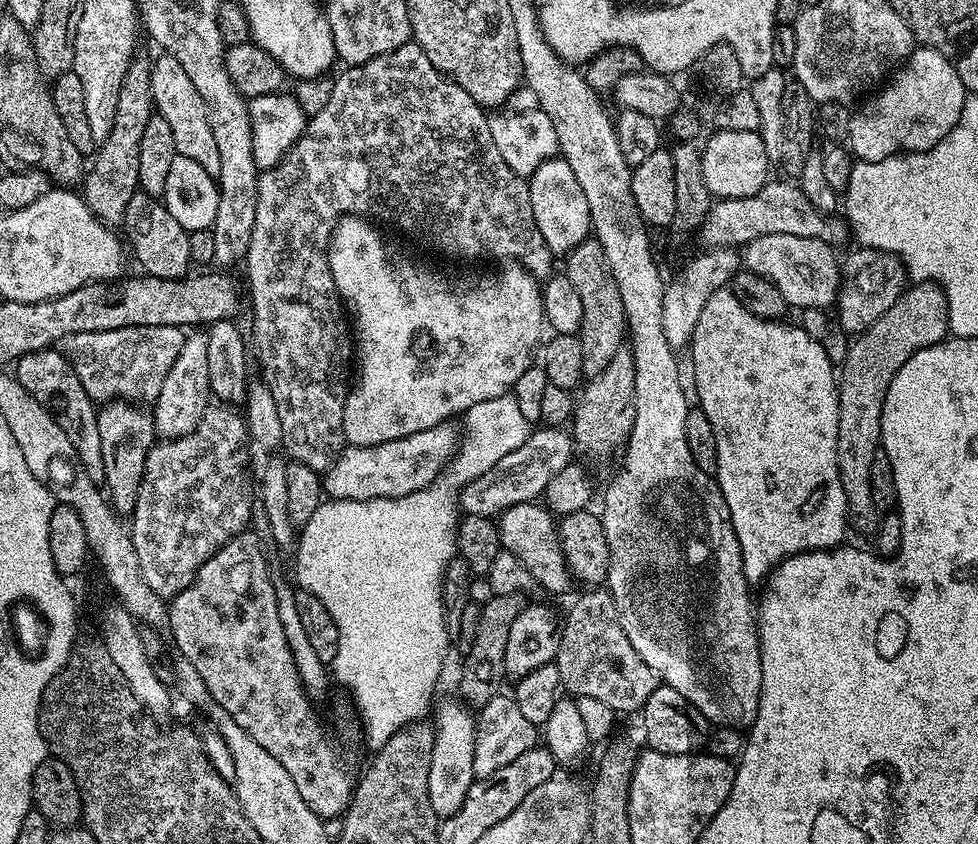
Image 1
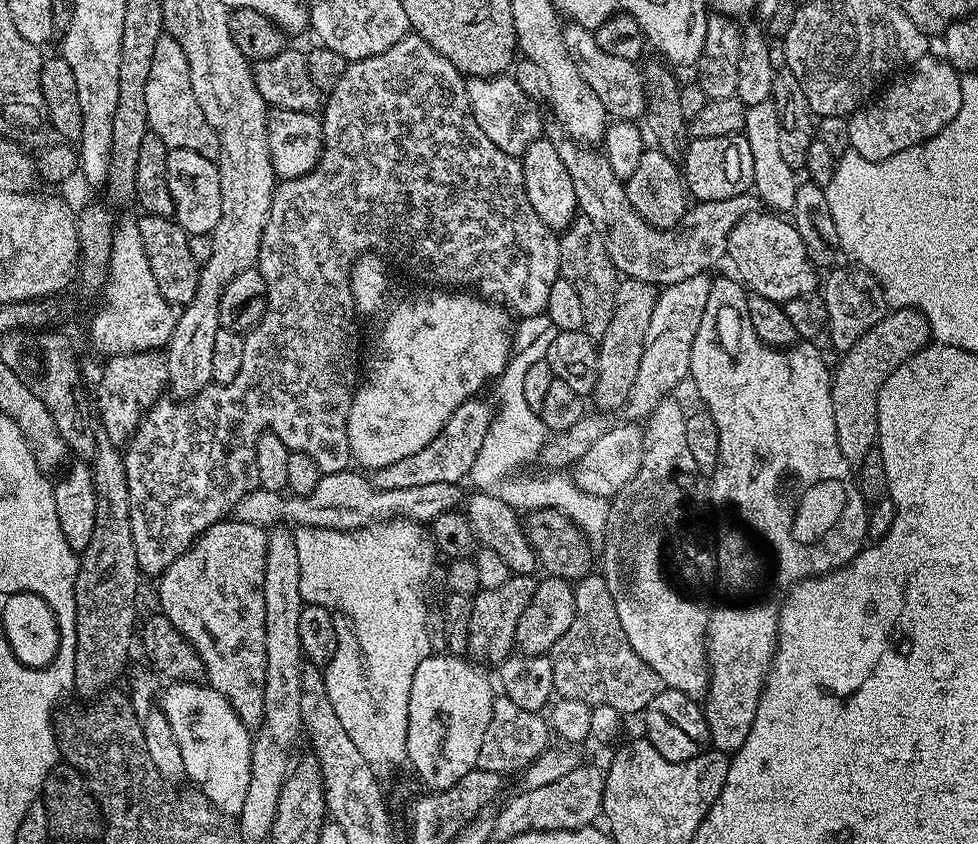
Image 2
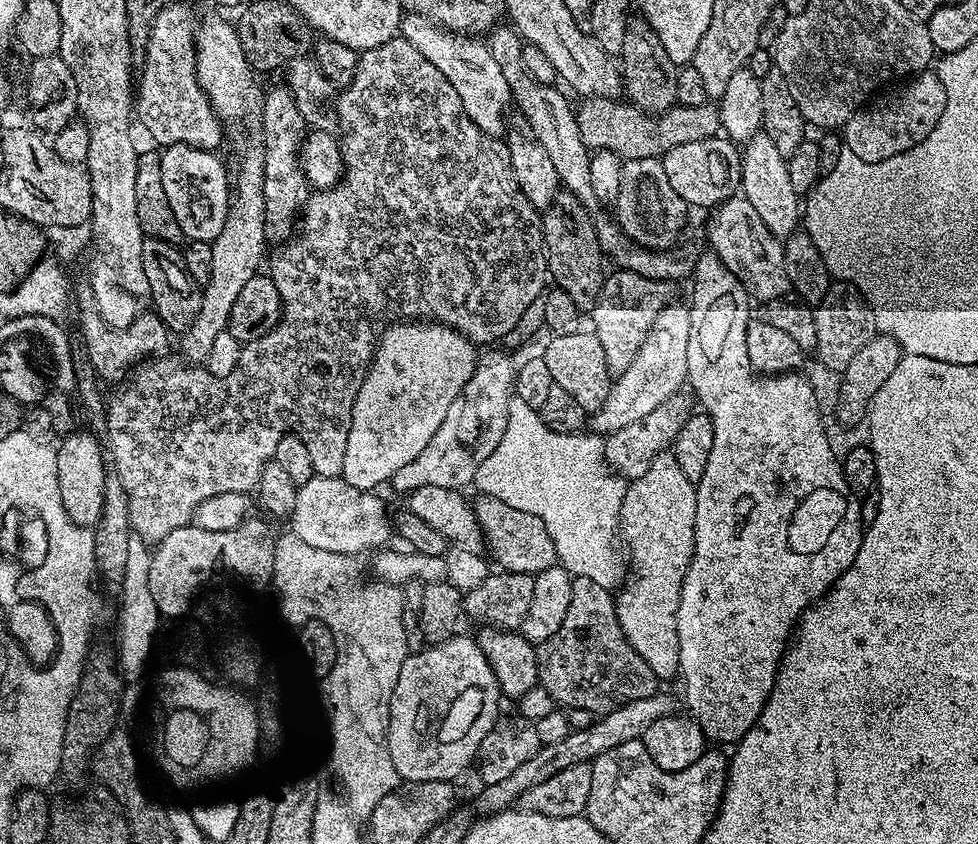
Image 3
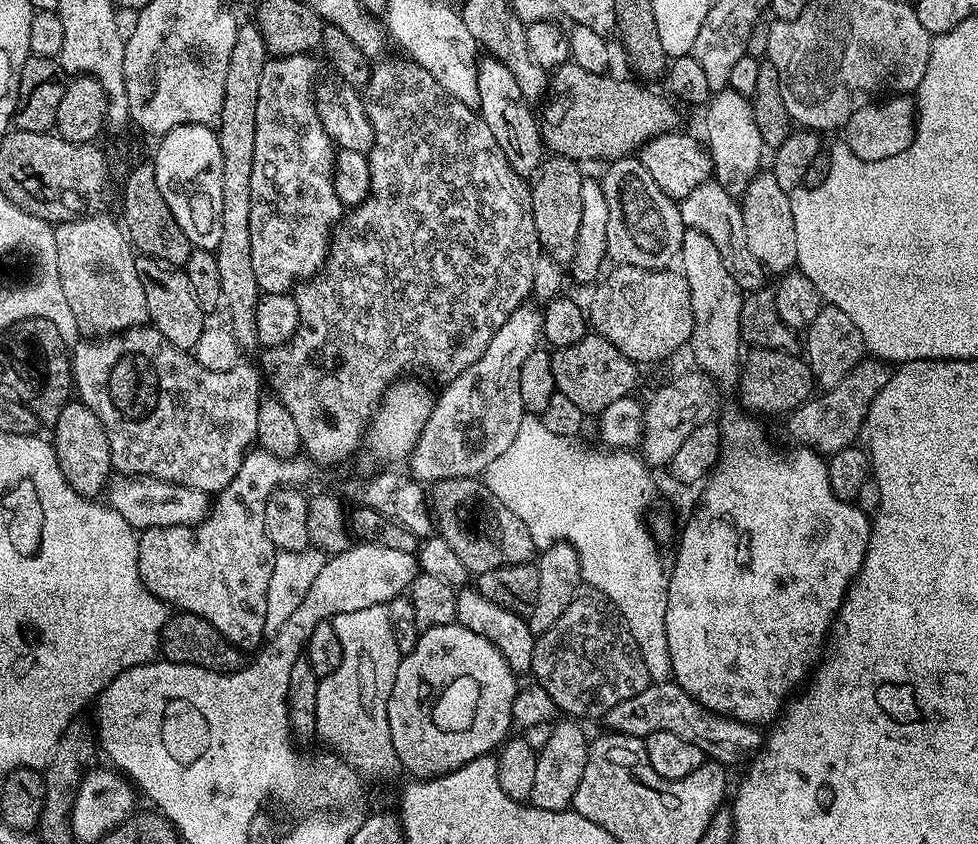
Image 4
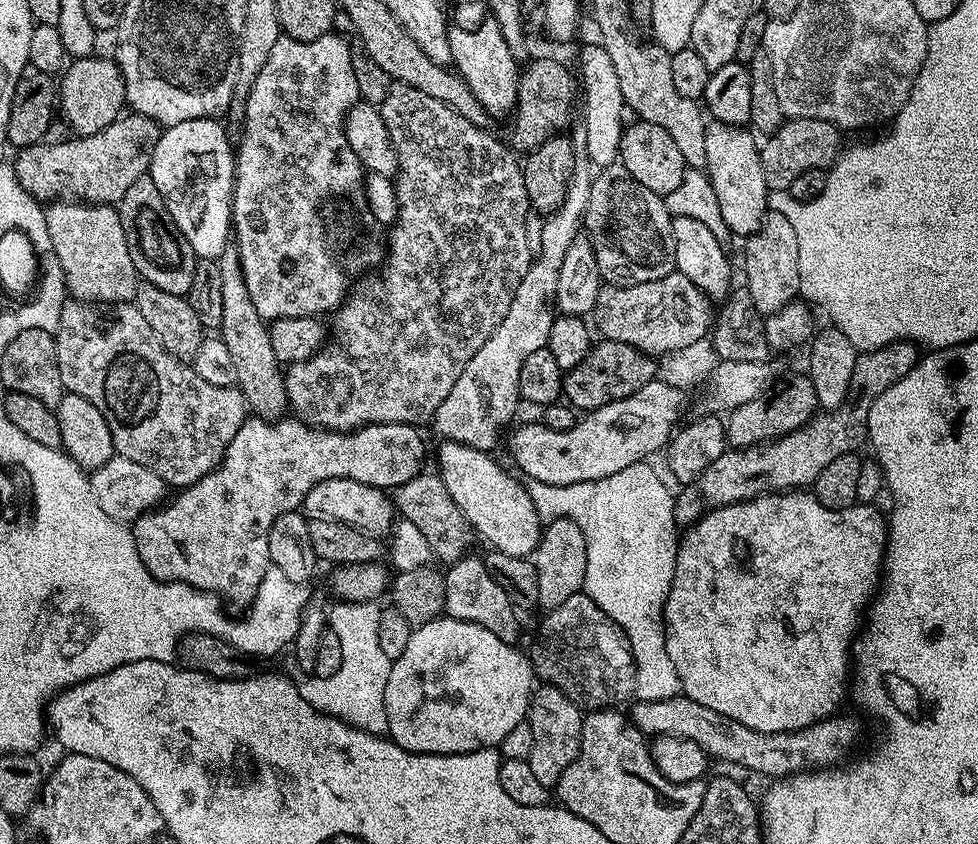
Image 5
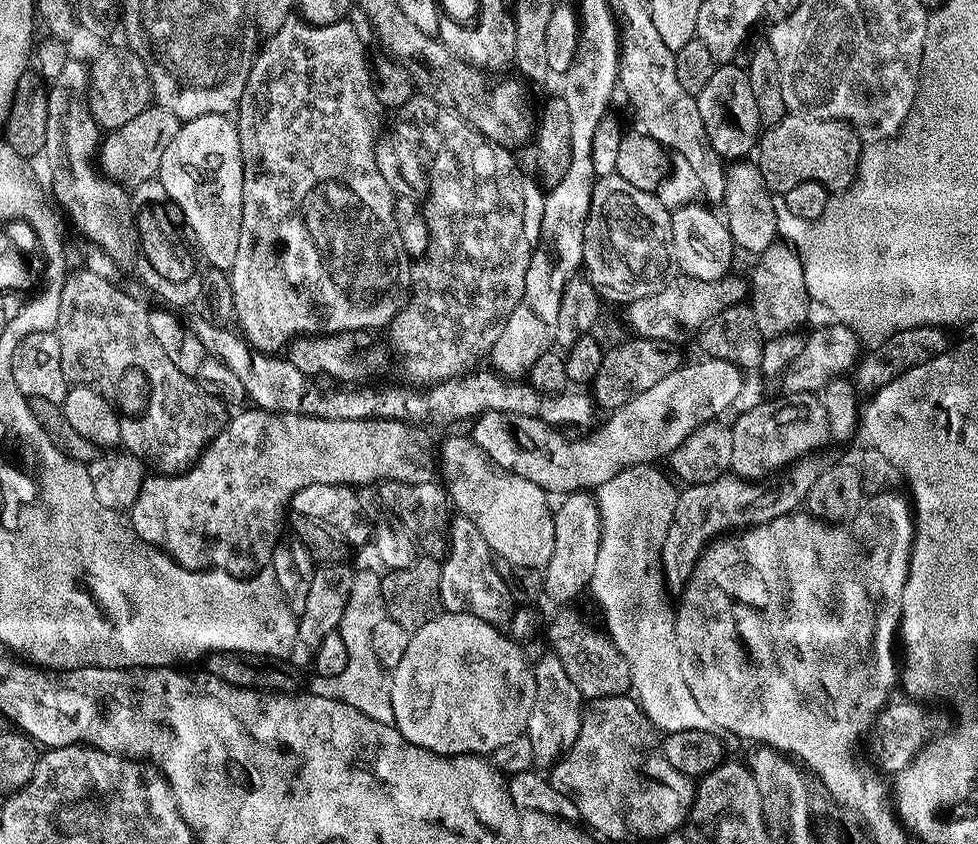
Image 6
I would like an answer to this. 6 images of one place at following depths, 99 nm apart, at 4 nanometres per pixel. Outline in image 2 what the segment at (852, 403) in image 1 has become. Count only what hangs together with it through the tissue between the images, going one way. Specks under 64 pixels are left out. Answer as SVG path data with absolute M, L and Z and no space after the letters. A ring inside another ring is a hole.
M898 308L885 314L848 352L839 357L840 365L837 368L835 365L832 377L832 405L838 434L837 447L845 461L862 461L868 452L877 447L878 394L886 378L890 378L890 374L894 374L902 362L919 352L929 340L928 323L924 315L915 308Z

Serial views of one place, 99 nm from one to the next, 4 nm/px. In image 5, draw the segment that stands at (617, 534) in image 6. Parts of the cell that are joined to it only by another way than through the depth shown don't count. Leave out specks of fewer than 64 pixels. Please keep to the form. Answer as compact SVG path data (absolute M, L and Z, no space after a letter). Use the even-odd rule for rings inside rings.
M641 462L601 480L570 486L555 488L549 484L533 483L530 493L541 521L573 520L584 532L588 565L582 591L623 630L624 637L628 639L636 663L636 696L641 700L665 700L682 692L678 670L674 670L674 662L670 662L670 654L666 654L664 633L664 607L674 578L678 525L674 518L676 502L673 489L664 485L663 478L650 465Z

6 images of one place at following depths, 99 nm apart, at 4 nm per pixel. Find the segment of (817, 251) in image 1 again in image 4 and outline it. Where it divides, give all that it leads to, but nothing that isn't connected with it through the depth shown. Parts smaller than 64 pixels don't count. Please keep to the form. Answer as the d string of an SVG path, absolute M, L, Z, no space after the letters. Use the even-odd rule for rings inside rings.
M710 179L702 186L690 190L690 194L686 194L686 198L679 201L679 206L685 229L698 230L706 234L710 242L714 242L718 254L722 254L722 262L726 262L726 270L730 270L734 282L741 290L749 293L765 287L764 267L758 262L758 258L754 258L754 254L750 254L746 246L744 214L737 197L730 195L715 179Z

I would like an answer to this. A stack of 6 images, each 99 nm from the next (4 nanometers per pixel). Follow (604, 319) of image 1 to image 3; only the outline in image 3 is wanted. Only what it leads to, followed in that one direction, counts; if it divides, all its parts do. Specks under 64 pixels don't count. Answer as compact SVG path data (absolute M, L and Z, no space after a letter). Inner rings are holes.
M561 190L552 205L542 212L544 225L544 253L548 255L548 274L555 287L561 288L582 310L596 305L604 288L605 257L600 250L596 221L593 213L585 208L573 192Z

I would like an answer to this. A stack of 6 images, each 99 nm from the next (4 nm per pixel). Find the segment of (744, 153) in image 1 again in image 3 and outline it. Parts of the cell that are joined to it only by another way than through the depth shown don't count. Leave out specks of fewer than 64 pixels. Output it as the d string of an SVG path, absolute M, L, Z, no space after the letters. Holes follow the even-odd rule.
M711 136L709 140L686 142L682 146L674 146L664 153L664 169L666 178L670 178L670 186L693 209L715 209L731 196L737 195L740 186L741 149L733 141Z

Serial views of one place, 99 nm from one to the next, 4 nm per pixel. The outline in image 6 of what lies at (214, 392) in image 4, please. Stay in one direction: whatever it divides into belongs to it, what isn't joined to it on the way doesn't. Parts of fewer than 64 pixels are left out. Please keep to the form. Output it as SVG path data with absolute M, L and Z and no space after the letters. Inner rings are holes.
M91 270L84 272L69 271L65 275L62 286L60 287L60 297L58 298L58 314L54 318L54 335L58 342L58 354L60 355L60 369L64 375L64 379L69 385L79 386L82 388L92 388L102 398L106 398L106 402L110 402L110 406L116 412L116 416L120 419L120 444L125 448L129 457L135 457L140 462L146 462L160 474L175 474L185 472L186 469L192 467L199 458L201 452L208 447L208 444L220 433L222 427L222 419L220 420L221 401L216 397L208 395L207 391L193 377L180 372L174 362L170 362L170 358L166 358L166 354L162 350L162 346L158 346L156 339L150 334L150 326L148 325L148 312L138 301L132 296L126 296L120 289L115 288L109 279L99 277L98 274Z

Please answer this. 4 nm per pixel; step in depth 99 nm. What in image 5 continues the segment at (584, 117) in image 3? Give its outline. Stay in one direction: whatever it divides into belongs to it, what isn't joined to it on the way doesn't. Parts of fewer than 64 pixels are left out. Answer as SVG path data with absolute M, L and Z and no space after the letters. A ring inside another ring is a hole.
M534 60L527 65L528 72L526 68L520 73L516 110L510 120L512 133L506 136L507 143L520 154L532 152L551 136L563 133L568 124L568 111L576 96L578 100L577 81L574 76L572 81L566 65L559 64L556 60Z

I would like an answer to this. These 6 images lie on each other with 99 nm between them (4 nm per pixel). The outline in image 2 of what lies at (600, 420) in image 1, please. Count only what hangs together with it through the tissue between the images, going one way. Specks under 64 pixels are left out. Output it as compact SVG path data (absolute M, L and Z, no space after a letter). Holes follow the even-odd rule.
M624 278L616 285L616 309L610 318L610 326L606 326L606 334L598 338L598 378L594 382L594 390L590 397L591 403L596 403L595 407L601 413L611 414L610 412L616 412L627 405L630 388L634 384L642 359L646 328L650 323L657 295L657 285L646 282Z

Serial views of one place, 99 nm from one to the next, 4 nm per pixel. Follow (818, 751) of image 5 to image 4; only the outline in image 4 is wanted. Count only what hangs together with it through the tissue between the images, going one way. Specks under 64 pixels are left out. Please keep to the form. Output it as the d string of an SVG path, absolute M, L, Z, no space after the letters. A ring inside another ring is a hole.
M675 682L649 683L642 694L634 694L634 698L618 702L614 710L602 717L602 724L605 724L603 727L607 731L641 738L659 732L678 734L678 738L694 742L694 746L698 746L698 750L702 750L709 761L725 766L743 765L751 761L766 739L765 733L757 725L743 724L729 716L719 716L717 712L710 711L690 694L686 694L686 690L682 690L682 686Z

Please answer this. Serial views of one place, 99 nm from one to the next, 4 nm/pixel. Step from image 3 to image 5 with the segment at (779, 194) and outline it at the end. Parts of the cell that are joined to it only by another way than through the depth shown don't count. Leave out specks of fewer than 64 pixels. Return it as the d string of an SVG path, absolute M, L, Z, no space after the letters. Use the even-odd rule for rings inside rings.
M772 212L764 217L764 225L755 236L747 237L744 248L744 276L748 293L754 298L756 309L761 316L767 318L782 310L797 299L800 290L800 271L798 270L798 234L794 234L794 226L786 222L782 214Z

